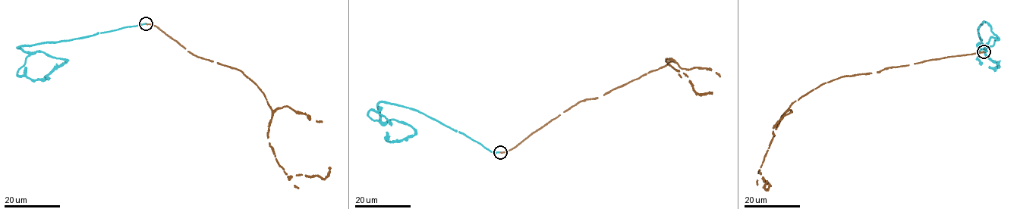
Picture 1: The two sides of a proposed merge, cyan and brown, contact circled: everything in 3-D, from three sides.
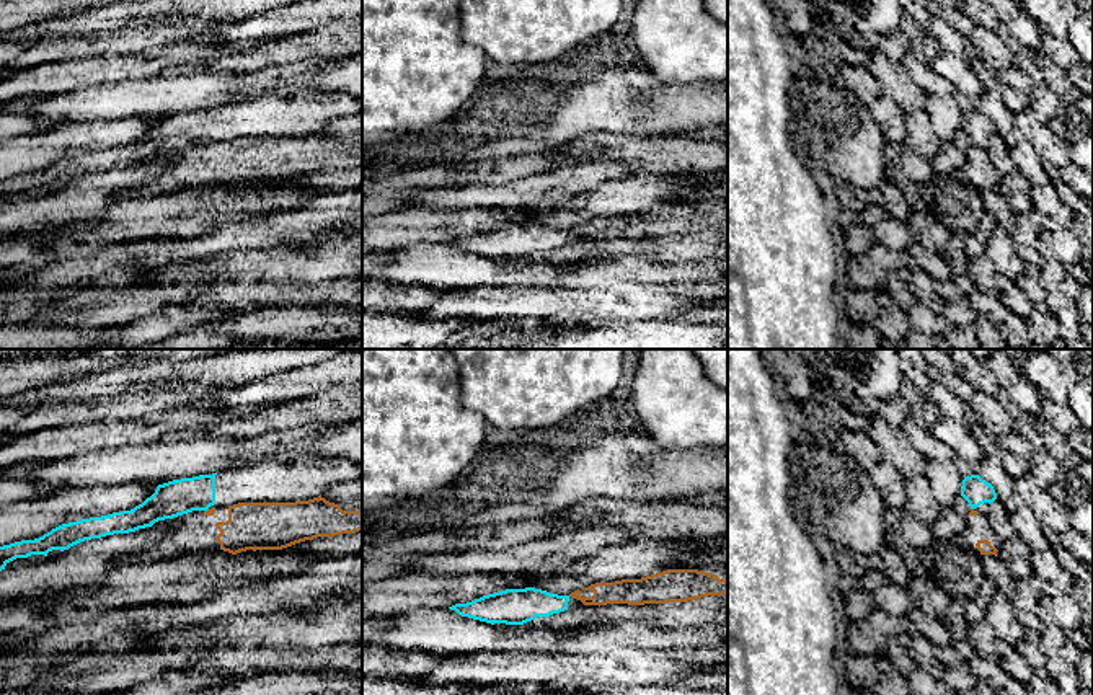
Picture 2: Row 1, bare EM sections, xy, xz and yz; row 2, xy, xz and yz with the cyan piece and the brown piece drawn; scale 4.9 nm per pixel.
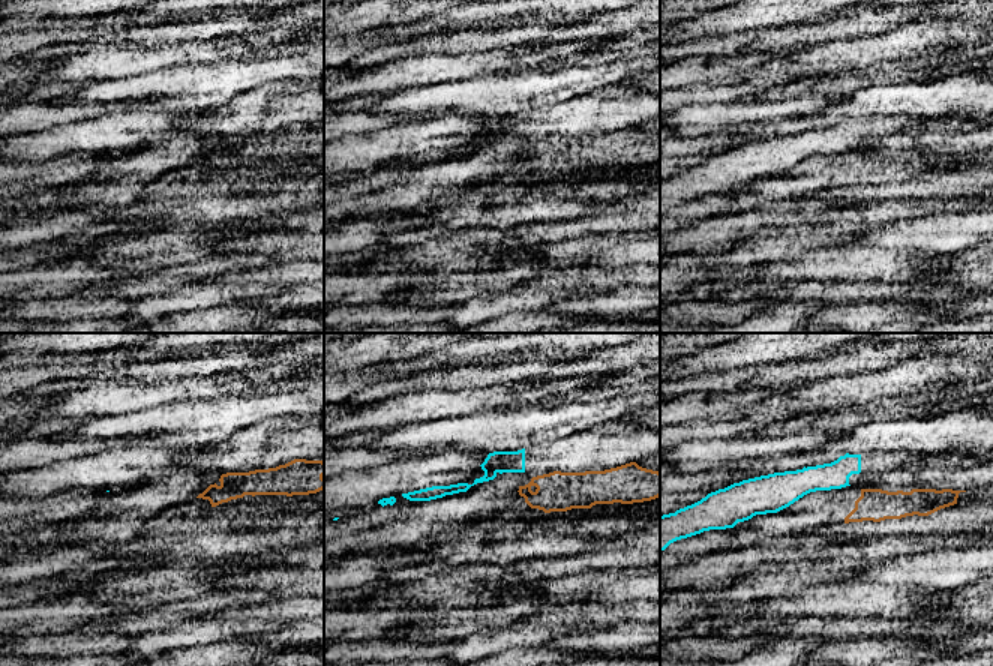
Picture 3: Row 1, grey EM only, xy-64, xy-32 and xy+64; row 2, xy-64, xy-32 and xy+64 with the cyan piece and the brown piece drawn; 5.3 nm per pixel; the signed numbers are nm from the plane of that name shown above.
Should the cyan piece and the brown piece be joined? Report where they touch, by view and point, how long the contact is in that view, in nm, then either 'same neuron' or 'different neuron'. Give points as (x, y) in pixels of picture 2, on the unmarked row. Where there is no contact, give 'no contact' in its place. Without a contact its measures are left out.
contact xy (206, 144); length 30 nm; different neuron

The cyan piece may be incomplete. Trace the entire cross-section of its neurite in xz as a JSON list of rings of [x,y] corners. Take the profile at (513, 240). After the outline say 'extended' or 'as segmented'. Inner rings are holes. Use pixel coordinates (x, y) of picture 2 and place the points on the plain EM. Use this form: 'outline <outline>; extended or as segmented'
outline [[[525,222],[488,228],[467,238],[455,238],[449,243],[455,245],[462,251],[491,259],[524,259],[537,251],[550,251],[582,240],[581,235],[569,230],[558,230],[542,224]]]; extended

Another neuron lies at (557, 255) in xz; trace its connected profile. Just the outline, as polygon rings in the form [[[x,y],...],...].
[[[706,230],[697,235],[669,238],[607,238],[582,240],[573,245],[537,251],[524,261],[553,264],[582,264],[587,261],[612,261],[617,258],[638,258],[654,264],[690,263],[708,256],[728,258],[728,230]]]

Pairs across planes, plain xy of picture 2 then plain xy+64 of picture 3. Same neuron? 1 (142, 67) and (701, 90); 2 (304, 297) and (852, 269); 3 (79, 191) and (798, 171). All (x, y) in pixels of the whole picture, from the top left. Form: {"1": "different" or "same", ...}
{"1": "same", "2": "different", "3": "different"}

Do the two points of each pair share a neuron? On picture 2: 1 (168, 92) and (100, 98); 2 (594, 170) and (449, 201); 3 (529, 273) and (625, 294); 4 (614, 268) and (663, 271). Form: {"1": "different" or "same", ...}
{"1": "same", "2": "same", "3": "different", "4": "same"}

